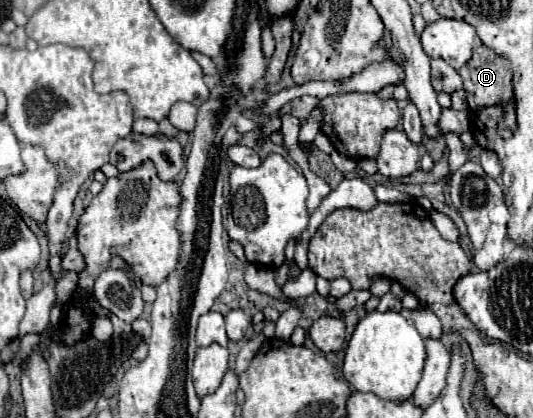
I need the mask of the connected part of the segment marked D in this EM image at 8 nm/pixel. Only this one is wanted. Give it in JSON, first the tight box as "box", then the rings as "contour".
{"box":[459,45,517,131],"contour":[[[479,45],[479,47],[475,47],[473,57],[459,69],[459,75],[461,75],[465,91],[467,91],[469,109],[473,113],[477,113],[483,107],[503,103],[505,113],[503,113],[503,121],[501,121],[499,127],[507,127],[507,129],[515,131],[517,119],[515,119],[515,95],[513,95],[513,85],[511,85],[511,77],[513,77],[511,63],[505,57],[501,57],[499,53],[495,53],[493,49],[485,47],[485,45]]]}

